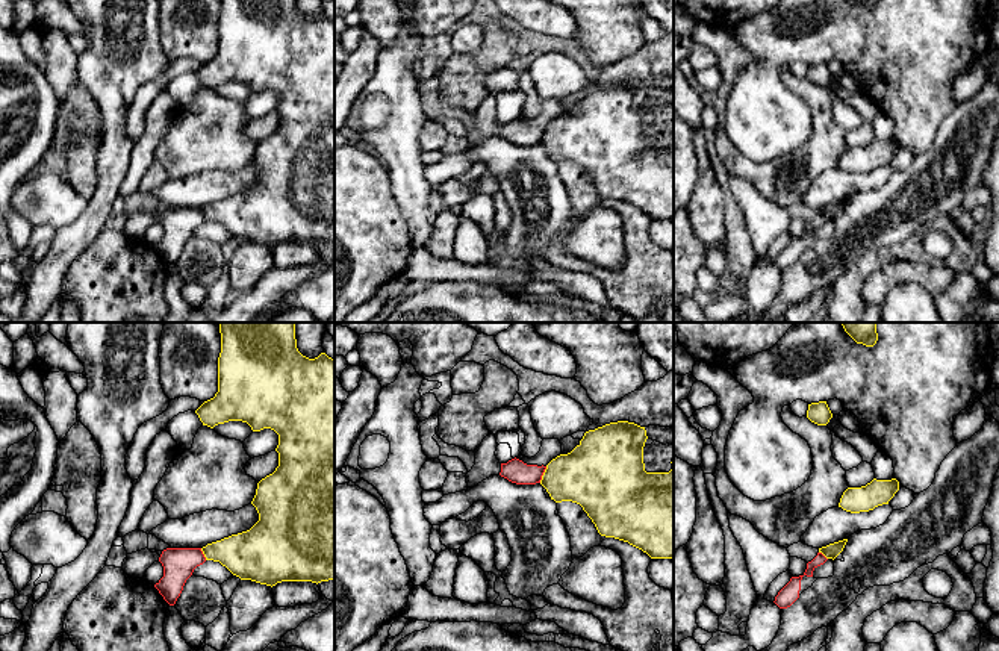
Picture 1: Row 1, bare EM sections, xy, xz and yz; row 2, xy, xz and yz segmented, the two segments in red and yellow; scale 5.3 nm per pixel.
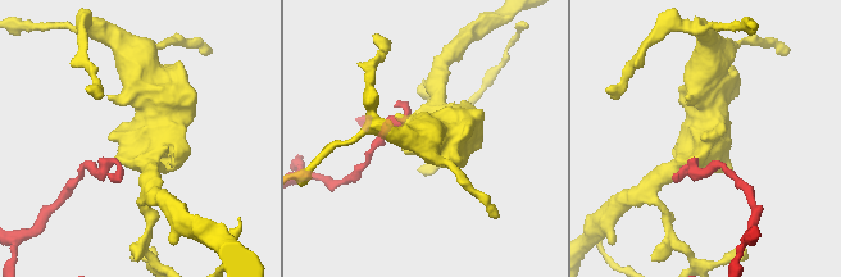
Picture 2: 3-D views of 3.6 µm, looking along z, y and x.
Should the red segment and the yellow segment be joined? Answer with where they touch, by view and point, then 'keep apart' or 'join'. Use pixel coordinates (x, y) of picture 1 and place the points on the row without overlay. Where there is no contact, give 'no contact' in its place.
xz (542, 135) | keep apart

